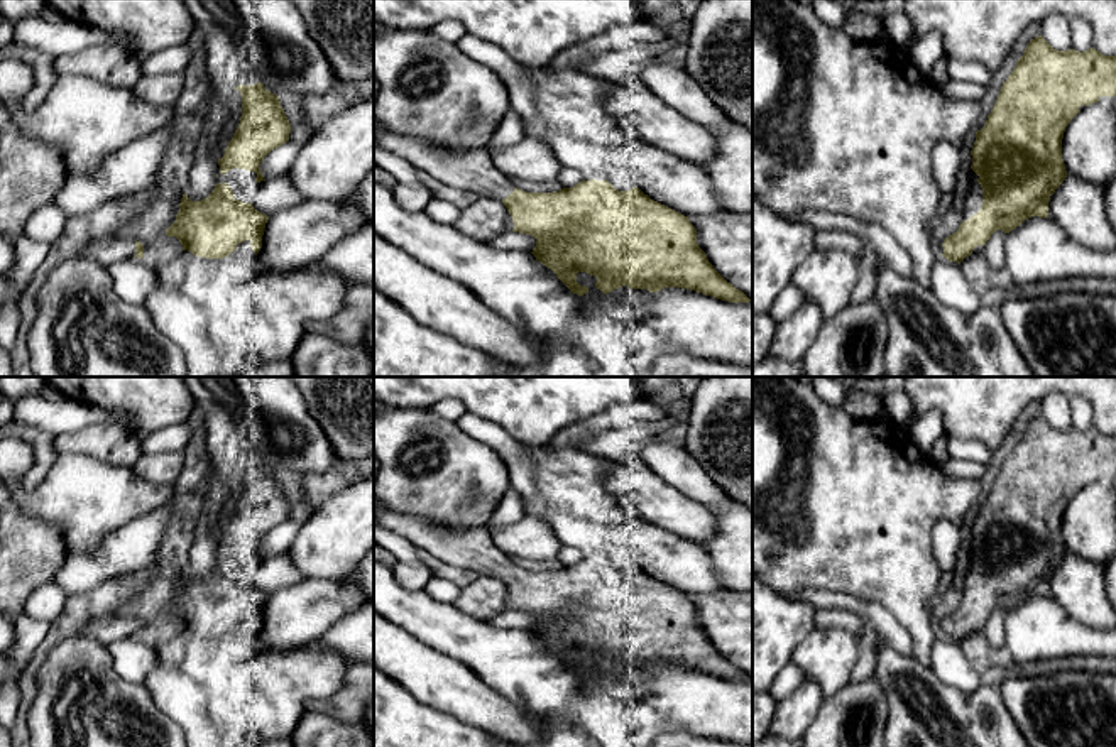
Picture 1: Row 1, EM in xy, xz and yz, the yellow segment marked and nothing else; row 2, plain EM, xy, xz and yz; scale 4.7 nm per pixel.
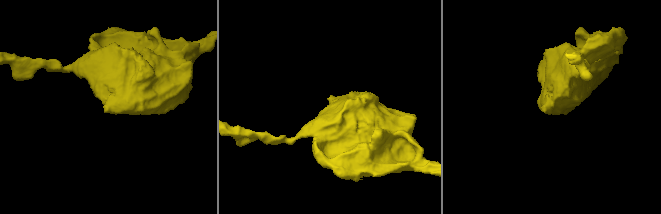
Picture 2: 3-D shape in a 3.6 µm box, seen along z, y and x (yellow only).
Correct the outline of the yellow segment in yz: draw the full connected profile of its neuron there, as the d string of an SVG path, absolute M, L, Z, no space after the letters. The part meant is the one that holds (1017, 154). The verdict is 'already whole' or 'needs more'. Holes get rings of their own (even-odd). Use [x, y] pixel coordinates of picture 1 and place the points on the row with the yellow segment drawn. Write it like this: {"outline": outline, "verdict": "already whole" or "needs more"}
{"outline": "M1042 35L1031 39L1003 83L986 125L976 132L971 150L976 183L966 194L959 230L944 240L938 254L960 264L971 254L981 254L996 230L1009 233L1031 216L1047 218L1050 196L1067 177L1062 159L1065 127L1082 105L1114 95L1116 56L1094 47L1057 51Z", "verdict": "needs more"}

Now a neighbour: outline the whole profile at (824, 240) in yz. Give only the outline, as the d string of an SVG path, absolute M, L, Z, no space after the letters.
M837 230L817 232L813 245L817 250L840 248L849 252L856 259L861 259L866 252L866 242L861 237Z

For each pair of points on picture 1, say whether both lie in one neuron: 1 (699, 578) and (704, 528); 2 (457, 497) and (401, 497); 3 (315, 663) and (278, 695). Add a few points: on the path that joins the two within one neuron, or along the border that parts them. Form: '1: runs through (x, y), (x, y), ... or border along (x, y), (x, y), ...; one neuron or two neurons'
1: runs through (663, 545), (633, 516), (668, 516); one neuron
2: runs through (443, 497), (415, 497); one neuron
3: runs through (306, 671), (286, 687); one neuron

